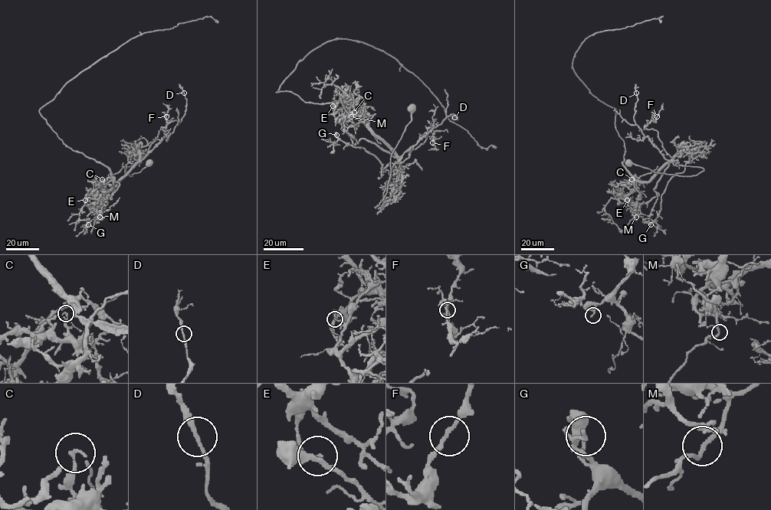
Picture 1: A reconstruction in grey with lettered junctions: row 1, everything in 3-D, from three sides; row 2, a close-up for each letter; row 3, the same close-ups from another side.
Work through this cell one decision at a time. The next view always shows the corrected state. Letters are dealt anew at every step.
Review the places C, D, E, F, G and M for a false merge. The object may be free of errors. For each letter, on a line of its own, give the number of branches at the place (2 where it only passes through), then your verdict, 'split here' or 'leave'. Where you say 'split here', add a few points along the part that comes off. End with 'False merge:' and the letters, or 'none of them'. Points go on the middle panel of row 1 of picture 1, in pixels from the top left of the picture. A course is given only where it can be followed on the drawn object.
C: 2 branches meet; leave
D: 2 branches meet; leave
E: 2 branches meet; split here; foreign part runs (333, 106), (354, 144), (365, 138), (401, 157), (390, 171), (382, 200), (392, 153), (411, 120), (411, 103)
F: 2 branches meet; leave
G: 2 branches meet; leave
M: 2 branches meet; leave
False merge: E

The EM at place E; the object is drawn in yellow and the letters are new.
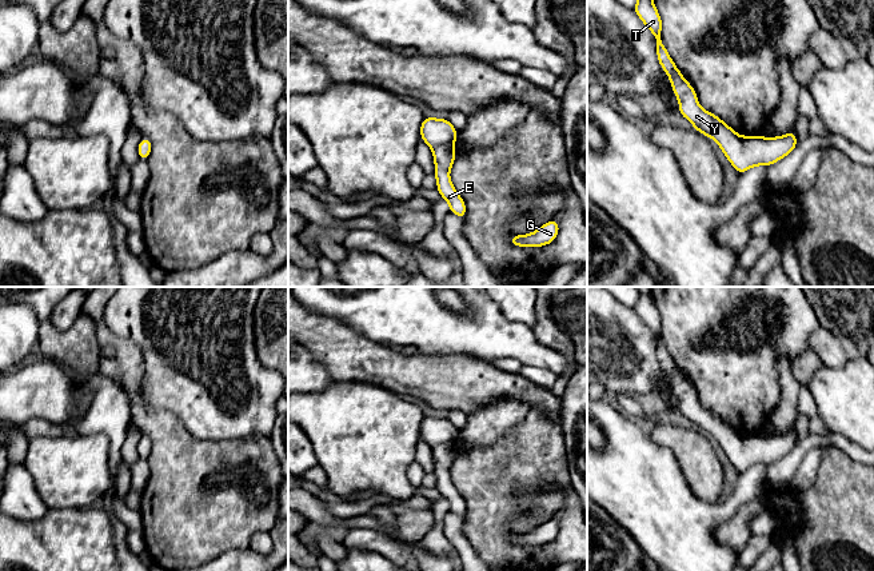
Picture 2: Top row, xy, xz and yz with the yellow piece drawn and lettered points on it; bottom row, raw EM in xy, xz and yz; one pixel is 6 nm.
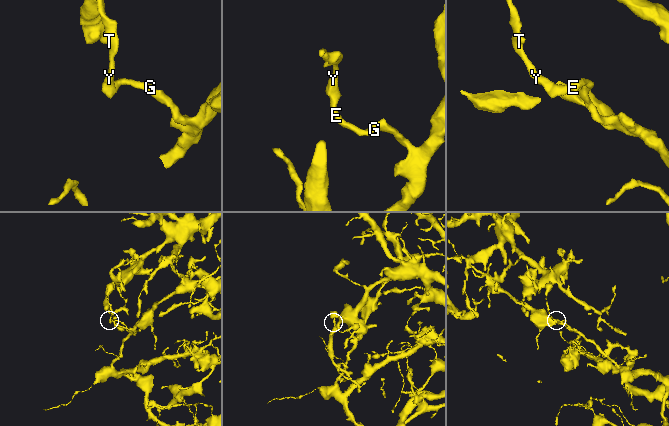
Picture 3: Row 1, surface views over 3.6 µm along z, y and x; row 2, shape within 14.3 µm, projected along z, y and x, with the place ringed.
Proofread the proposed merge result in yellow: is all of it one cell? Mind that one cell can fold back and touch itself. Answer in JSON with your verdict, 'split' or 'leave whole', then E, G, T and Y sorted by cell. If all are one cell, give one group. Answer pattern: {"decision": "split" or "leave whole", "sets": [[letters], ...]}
{"decision": "split", "sets": [["E", "G"], ["T", "Y"]]}

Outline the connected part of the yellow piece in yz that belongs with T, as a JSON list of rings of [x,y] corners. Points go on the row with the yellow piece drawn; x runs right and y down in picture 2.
[[[638,0],[634,11],[657,39],[658,63],[669,75],[679,101],[678,112],[694,125],[694,129],[714,139],[738,173],[755,165],[769,167],[781,160],[779,137],[741,136],[717,115],[699,105],[693,85],[683,79],[661,40],[662,19],[654,0]]]

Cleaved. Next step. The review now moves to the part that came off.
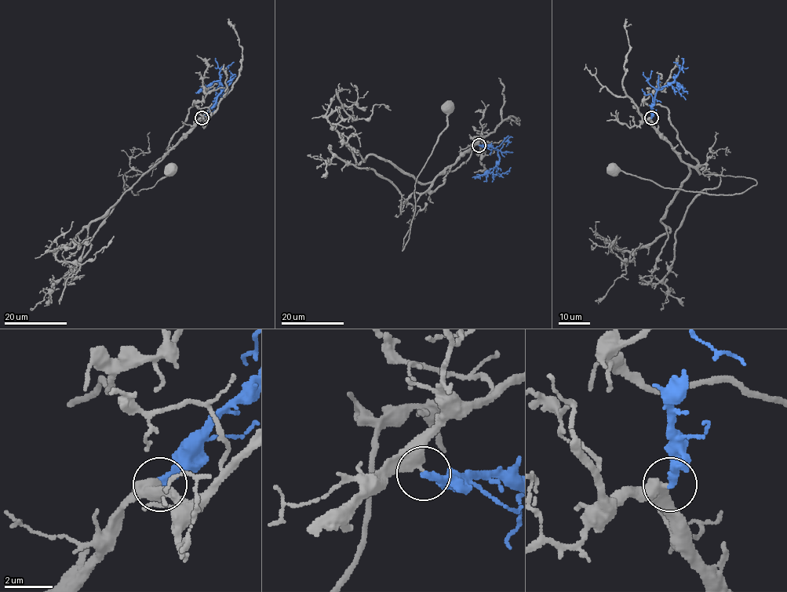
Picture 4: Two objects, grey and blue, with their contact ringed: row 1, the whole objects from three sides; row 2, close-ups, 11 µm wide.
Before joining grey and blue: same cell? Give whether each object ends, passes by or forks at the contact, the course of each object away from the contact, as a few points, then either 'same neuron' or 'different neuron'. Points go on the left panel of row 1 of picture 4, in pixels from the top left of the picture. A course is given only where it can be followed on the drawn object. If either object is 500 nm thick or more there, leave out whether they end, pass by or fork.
grey runs (202, 118), (160, 161), (143, 174), (128, 176), (125, 183), (138, 195), (172, 170); blue runs (202, 118), (220, 91), (222, 85), (219, 71), (233, 62); same neuron

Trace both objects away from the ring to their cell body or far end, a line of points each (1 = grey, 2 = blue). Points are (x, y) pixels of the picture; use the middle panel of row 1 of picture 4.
1: (479, 145), (442, 171), (420, 195), (402, 250), (415, 211), (417, 176), (447, 126), (449, 106)
2: (479, 145), (490, 146), (497, 151), (499, 161), (496, 172), (498, 174), (506, 172), (510, 167)

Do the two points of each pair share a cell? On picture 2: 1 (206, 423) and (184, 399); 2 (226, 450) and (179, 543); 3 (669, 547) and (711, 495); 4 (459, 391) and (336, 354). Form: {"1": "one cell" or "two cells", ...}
{"1": "one cell", "2": "one cell", "3": "two cells", "4": "one cell"}

